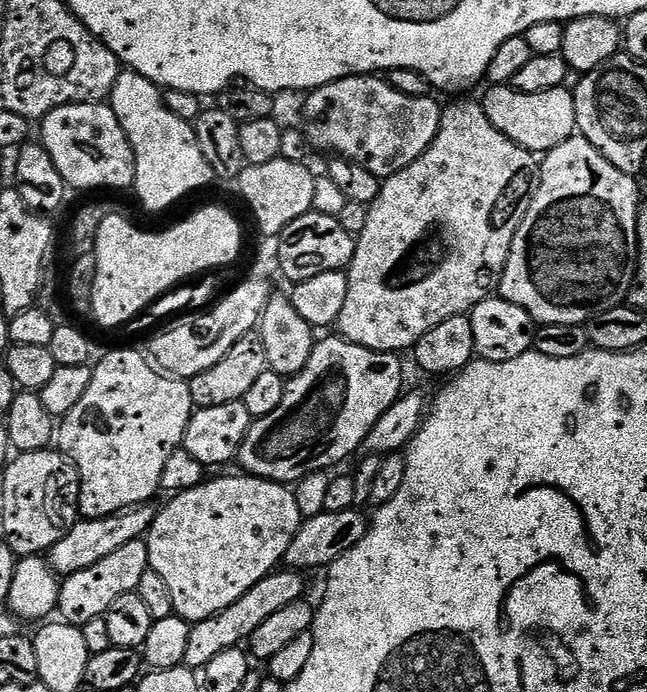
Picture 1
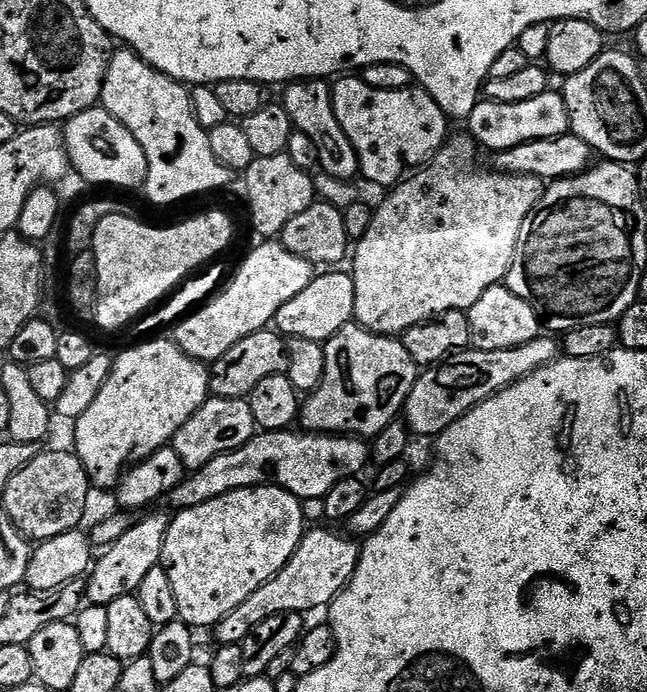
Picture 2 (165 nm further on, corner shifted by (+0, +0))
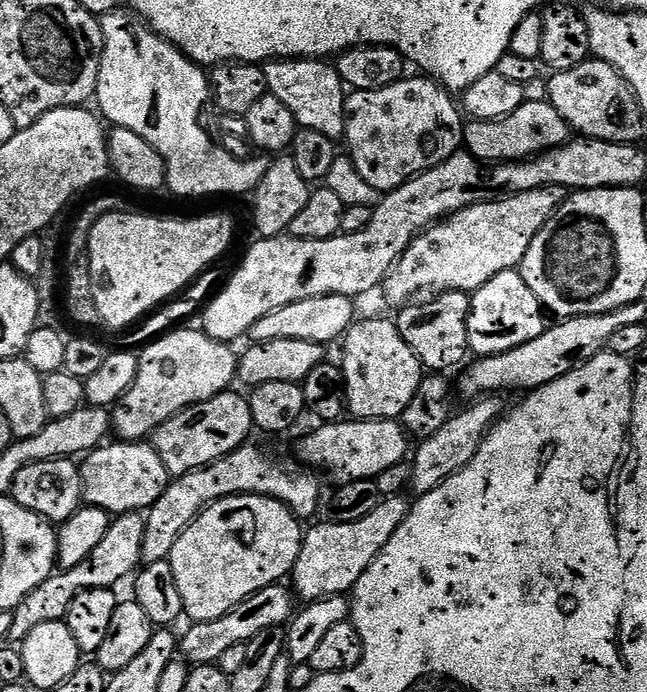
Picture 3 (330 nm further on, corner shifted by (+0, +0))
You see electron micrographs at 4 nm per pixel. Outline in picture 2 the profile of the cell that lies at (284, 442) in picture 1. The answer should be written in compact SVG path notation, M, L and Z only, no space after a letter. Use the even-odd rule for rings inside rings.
M355 322L342 326L334 338L324 344L324 373L313 392L307 393L298 413L298 424L305 432L325 434L351 434L373 438L401 415L406 398L414 386L418 369L414 358L406 354L403 339L380 336Z

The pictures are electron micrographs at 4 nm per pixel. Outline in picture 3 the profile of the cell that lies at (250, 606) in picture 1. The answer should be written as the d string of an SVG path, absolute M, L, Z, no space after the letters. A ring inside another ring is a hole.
M407 495L390 496L381 499L378 510L366 514L358 522L327 522L316 524L304 532L304 541L296 559L296 565L290 573L290 584L295 595L301 601L311 602L327 596L343 596L351 593L358 578L366 574L370 562L378 558L378 554L394 538L394 530L406 522L406 514L410 511L410 500Z

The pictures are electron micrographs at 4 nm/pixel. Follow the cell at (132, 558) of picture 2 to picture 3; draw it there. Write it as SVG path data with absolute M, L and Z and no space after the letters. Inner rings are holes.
M248 442L243 448L234 449L229 456L224 456L205 468L195 468L185 476L175 477L162 498L158 498L158 502L147 509L147 532L142 544L143 563L153 564L168 559L174 550L174 542L182 538L184 531L198 519L201 512L228 496L273 496L275 500L288 505L297 517L314 515L320 508L320 480L315 475L319 476L303 463L287 464Z

